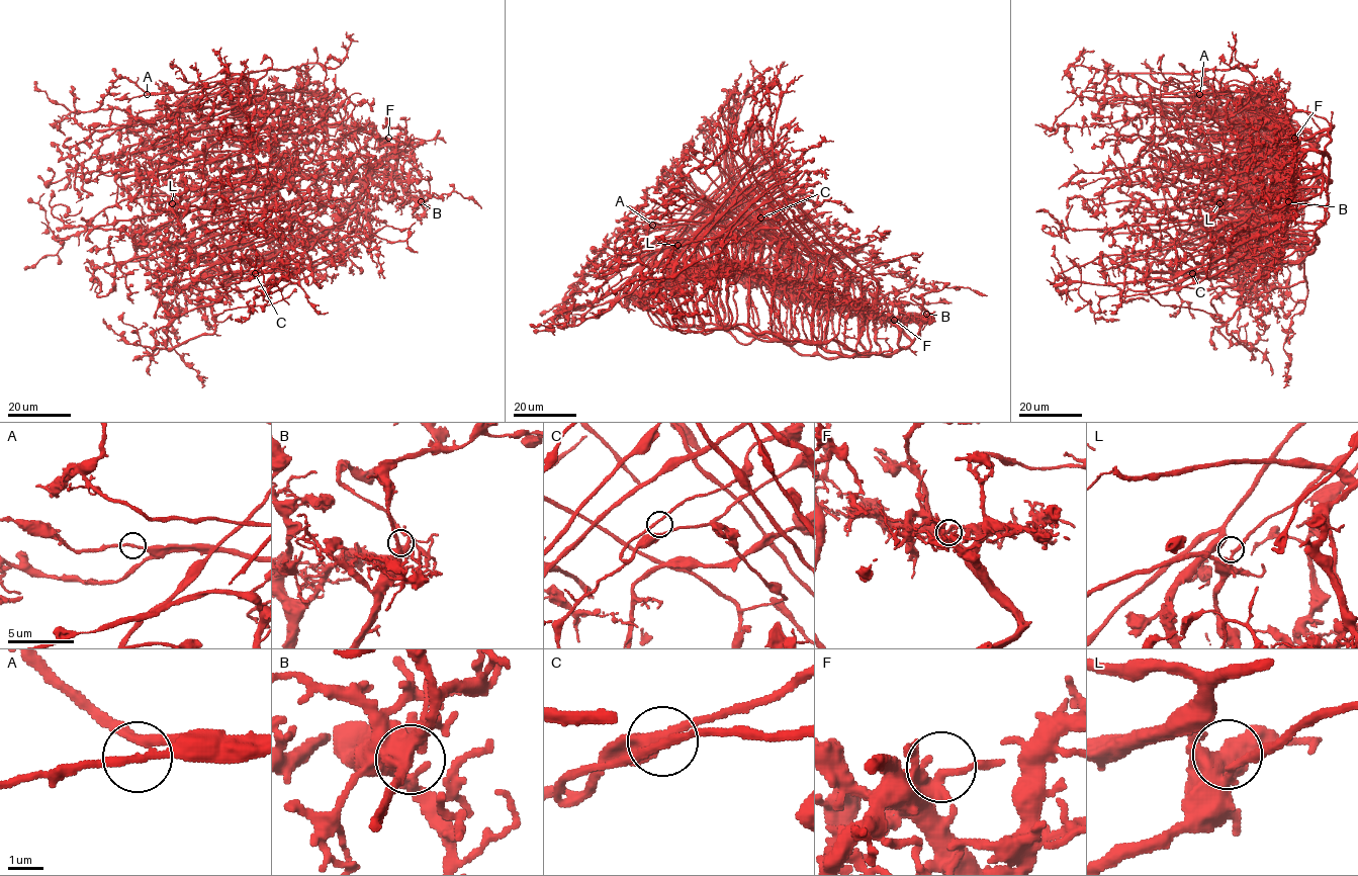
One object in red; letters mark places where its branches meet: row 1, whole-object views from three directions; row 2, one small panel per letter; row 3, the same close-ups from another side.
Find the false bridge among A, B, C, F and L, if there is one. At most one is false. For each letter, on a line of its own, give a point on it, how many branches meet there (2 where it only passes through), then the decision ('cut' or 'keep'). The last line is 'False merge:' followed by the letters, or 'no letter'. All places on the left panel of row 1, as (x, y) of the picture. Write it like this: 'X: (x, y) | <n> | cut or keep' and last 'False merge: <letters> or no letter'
A: (147, 94) | 2 | keep
B: (421, 201) | 2 | keep
C: (255, 273) | 2 | keep
F: (388, 138) | 2 | keep
L: (172, 203) | 2 | keep
False merge: no letter

